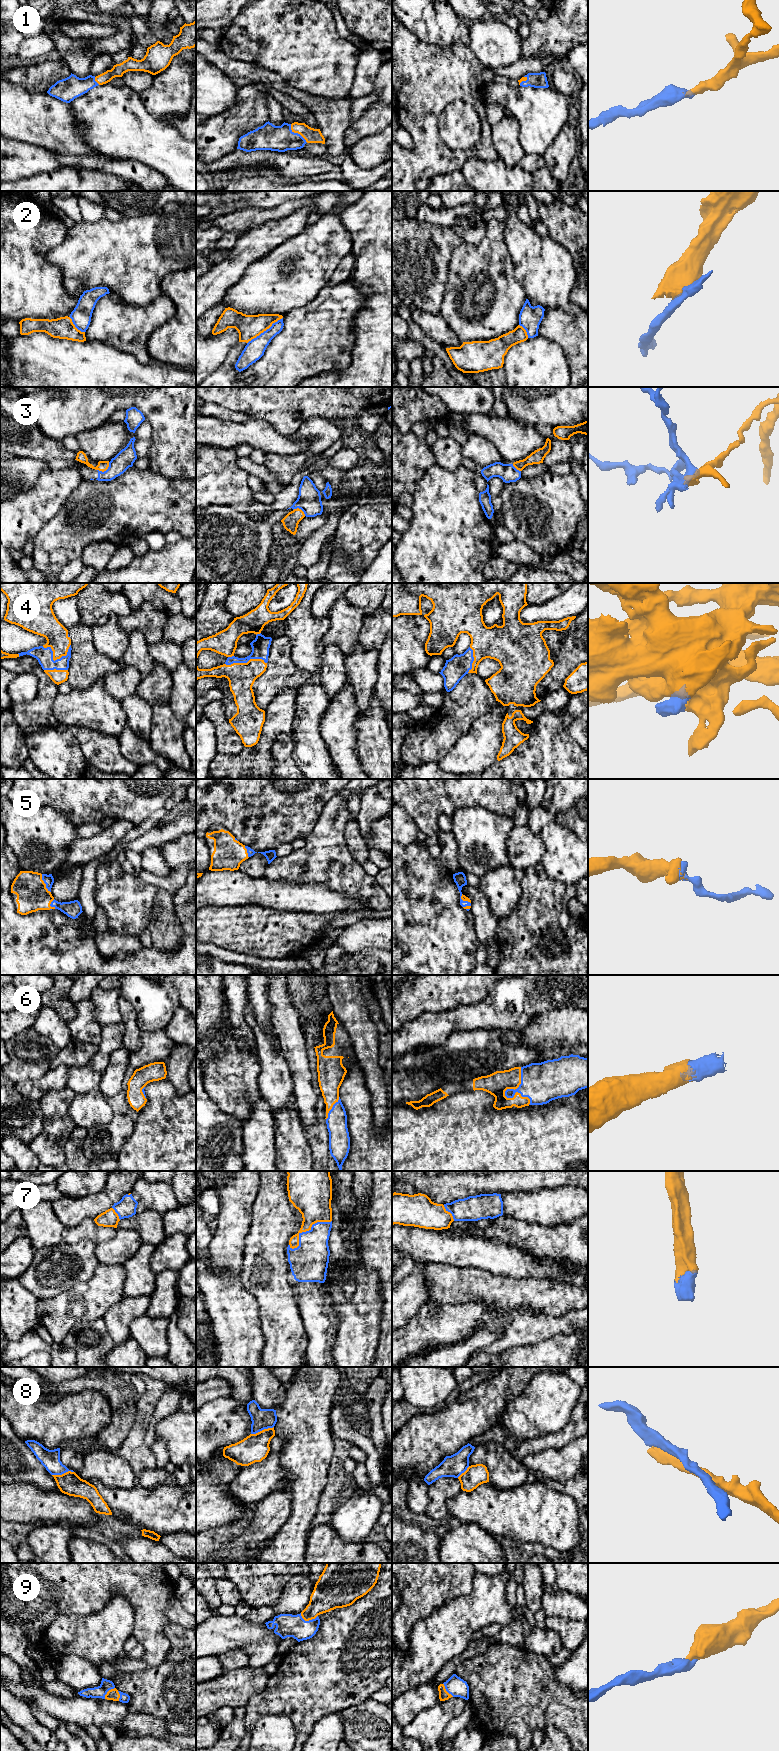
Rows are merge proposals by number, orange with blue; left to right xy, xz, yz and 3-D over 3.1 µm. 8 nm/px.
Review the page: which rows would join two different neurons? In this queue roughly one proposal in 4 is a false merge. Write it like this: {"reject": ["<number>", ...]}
{"reject": ["2", "3", "8"]}

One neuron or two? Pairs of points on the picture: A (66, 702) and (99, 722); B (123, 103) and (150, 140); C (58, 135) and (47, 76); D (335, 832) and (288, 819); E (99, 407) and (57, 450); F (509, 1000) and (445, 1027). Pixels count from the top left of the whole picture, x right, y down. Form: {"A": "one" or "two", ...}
{"A": "one", "B": "one", "C": "two", "D": "two", "E": "two", "F": "one"}

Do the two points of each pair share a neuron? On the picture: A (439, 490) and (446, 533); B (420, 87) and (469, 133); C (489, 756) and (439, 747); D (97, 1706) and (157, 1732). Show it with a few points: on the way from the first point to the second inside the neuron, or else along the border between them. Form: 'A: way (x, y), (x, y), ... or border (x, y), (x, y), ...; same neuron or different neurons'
A: way (444, 501), (446, 503), (446, 522); same neuron
B: border (466, 101), (445, 107), (438, 132); different neurons
C: border (467, 732), (439, 762); different neurons
D: way (112, 1713), (117, 1714), (127, 1723), (142, 1725); same neuron

